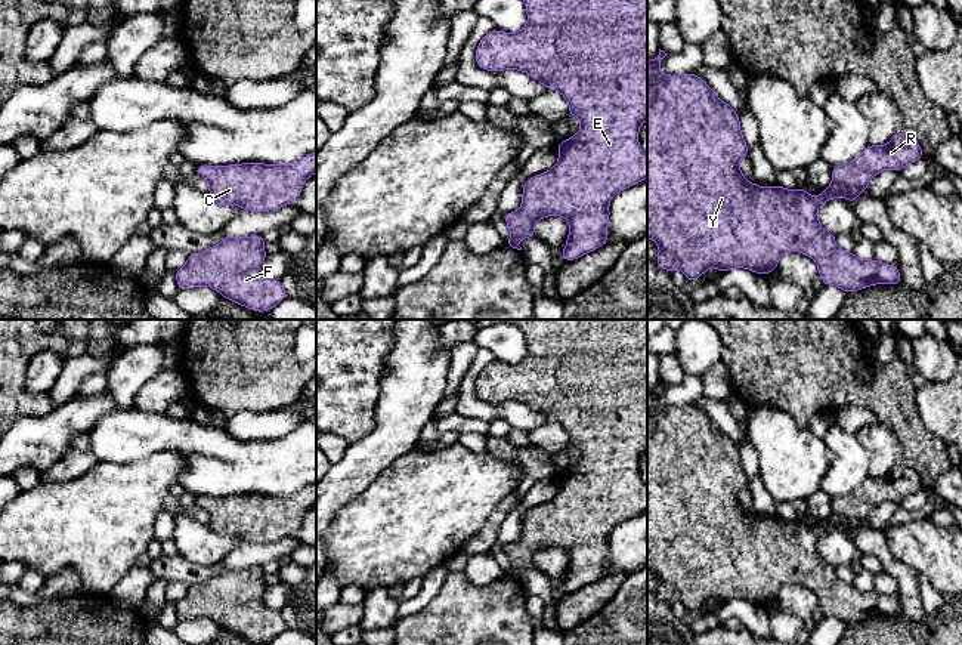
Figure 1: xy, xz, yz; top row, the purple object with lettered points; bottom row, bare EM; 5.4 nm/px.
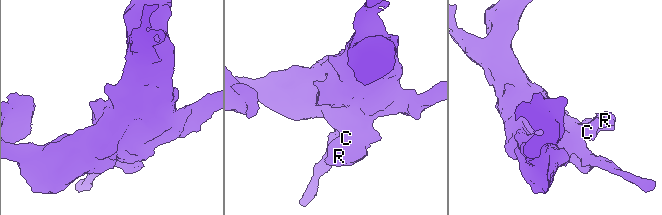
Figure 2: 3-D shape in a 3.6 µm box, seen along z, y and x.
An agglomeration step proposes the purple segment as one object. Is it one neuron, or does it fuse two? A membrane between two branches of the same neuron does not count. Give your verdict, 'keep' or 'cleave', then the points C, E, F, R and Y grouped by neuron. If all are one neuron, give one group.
keep; C E F R Y

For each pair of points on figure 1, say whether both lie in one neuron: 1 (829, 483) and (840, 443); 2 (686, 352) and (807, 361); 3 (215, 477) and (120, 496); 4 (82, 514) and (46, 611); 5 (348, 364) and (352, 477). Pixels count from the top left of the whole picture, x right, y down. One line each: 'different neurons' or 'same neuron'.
1: same neuron
2: different neurons
3: different neurons
4: different neurons
5: different neurons

